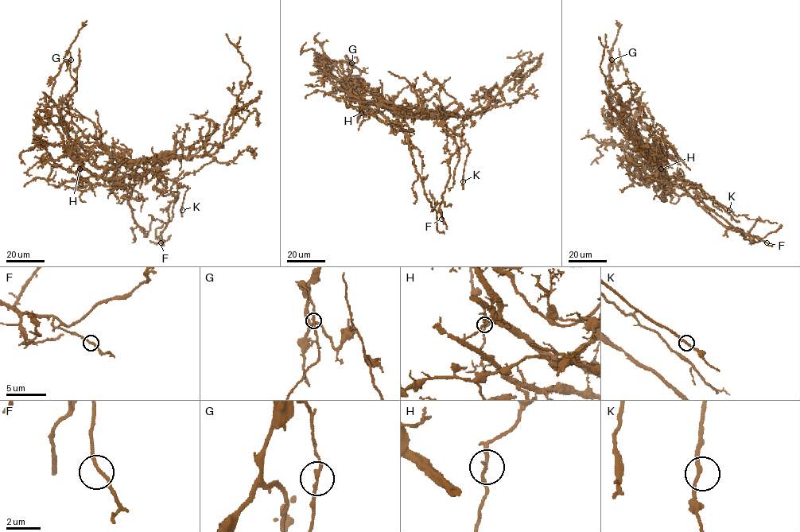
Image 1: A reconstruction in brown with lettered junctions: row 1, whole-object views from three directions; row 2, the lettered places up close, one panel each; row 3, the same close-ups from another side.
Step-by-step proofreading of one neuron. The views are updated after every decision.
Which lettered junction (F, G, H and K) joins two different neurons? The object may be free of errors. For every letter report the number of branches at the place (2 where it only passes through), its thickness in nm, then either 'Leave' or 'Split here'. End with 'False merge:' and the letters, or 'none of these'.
F: Branches: 2. Thickness 180 nm. Leave
G: Branches: 2. Thickness 190 nm. Split here
H: Branches: 2. Thickness 200 nm. Leave
K: Branches: 2. Thickness 200 nm. Leave
False merge: G

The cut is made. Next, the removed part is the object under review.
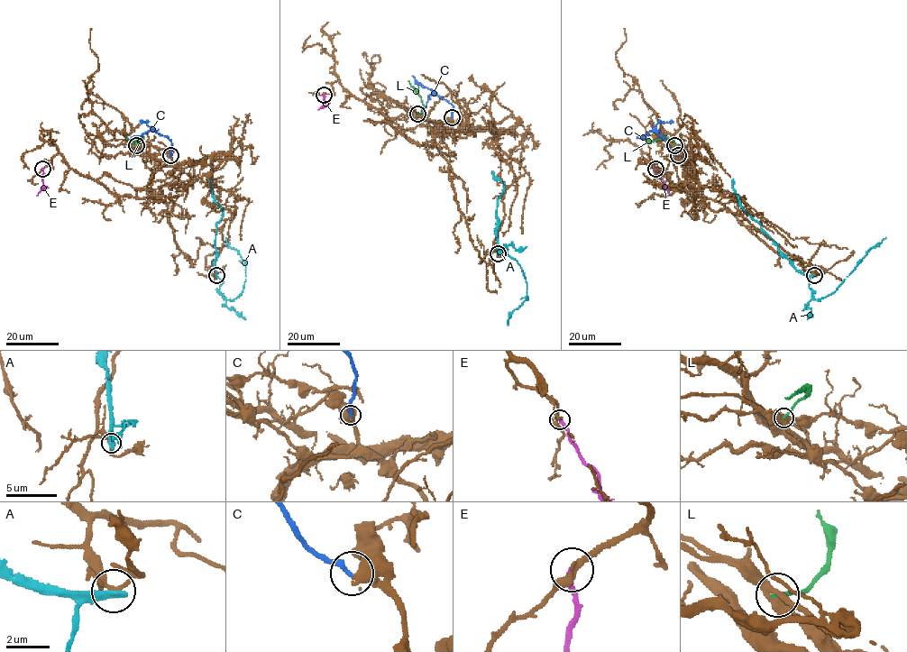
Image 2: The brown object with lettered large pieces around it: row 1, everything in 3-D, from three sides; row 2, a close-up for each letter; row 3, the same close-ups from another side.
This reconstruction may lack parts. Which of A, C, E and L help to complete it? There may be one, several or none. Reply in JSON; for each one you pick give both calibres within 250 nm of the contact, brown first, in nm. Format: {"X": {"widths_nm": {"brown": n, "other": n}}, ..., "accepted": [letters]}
{"C": {"widths_nm": {"brown": 400, "other": 280}}, "E": {"widths_nm": {"brown": 220, "other": 260}}, "accepted": ["C", "E"]}

